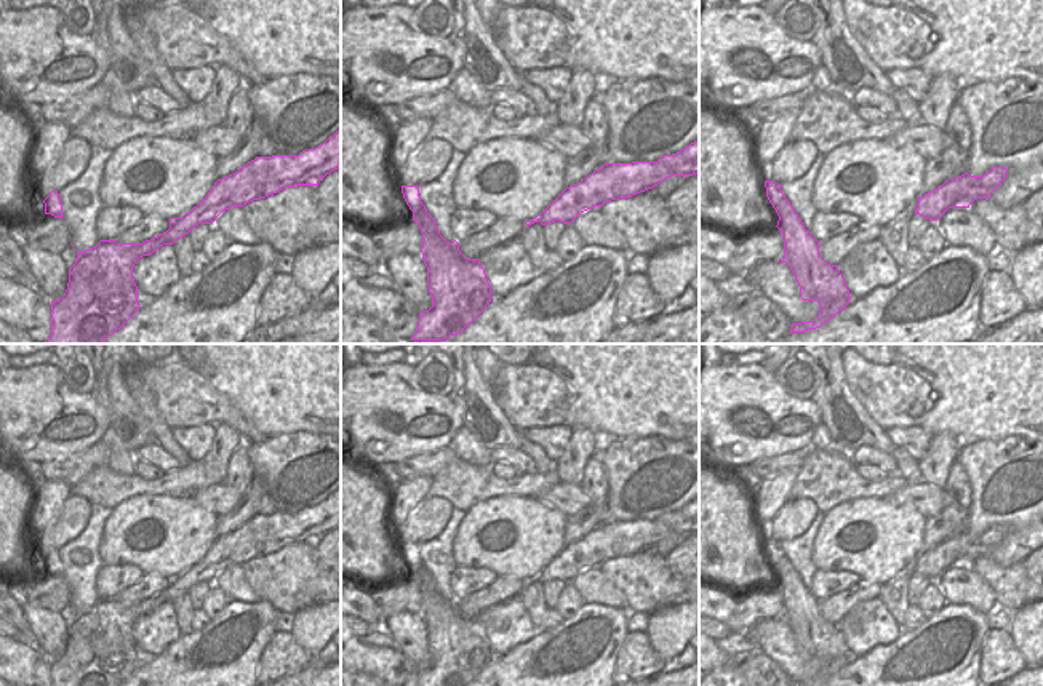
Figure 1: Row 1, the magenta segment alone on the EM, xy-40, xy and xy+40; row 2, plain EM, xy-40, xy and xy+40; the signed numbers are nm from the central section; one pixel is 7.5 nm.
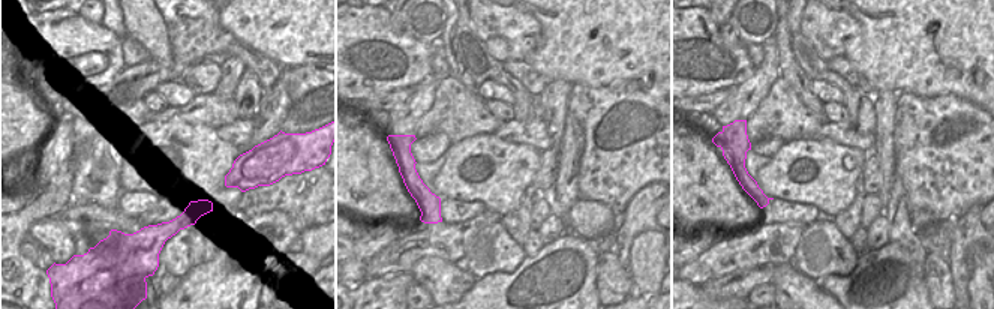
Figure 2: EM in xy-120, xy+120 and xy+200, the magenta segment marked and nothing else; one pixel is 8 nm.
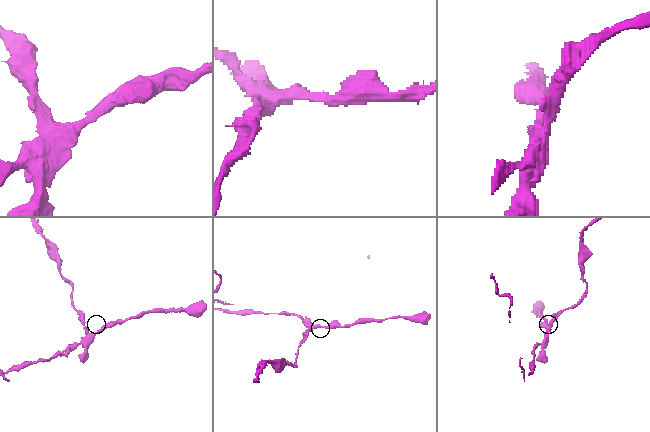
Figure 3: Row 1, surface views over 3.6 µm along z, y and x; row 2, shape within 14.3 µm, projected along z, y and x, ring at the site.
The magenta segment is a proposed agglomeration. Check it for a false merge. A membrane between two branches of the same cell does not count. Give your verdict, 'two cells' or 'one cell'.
two cells

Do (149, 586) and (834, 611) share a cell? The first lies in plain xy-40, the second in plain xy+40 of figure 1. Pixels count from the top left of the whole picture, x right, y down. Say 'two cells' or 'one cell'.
one cell

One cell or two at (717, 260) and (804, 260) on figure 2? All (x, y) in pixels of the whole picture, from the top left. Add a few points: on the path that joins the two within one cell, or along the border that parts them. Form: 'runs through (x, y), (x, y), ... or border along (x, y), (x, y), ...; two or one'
border along (807, 227), (790, 263); two

